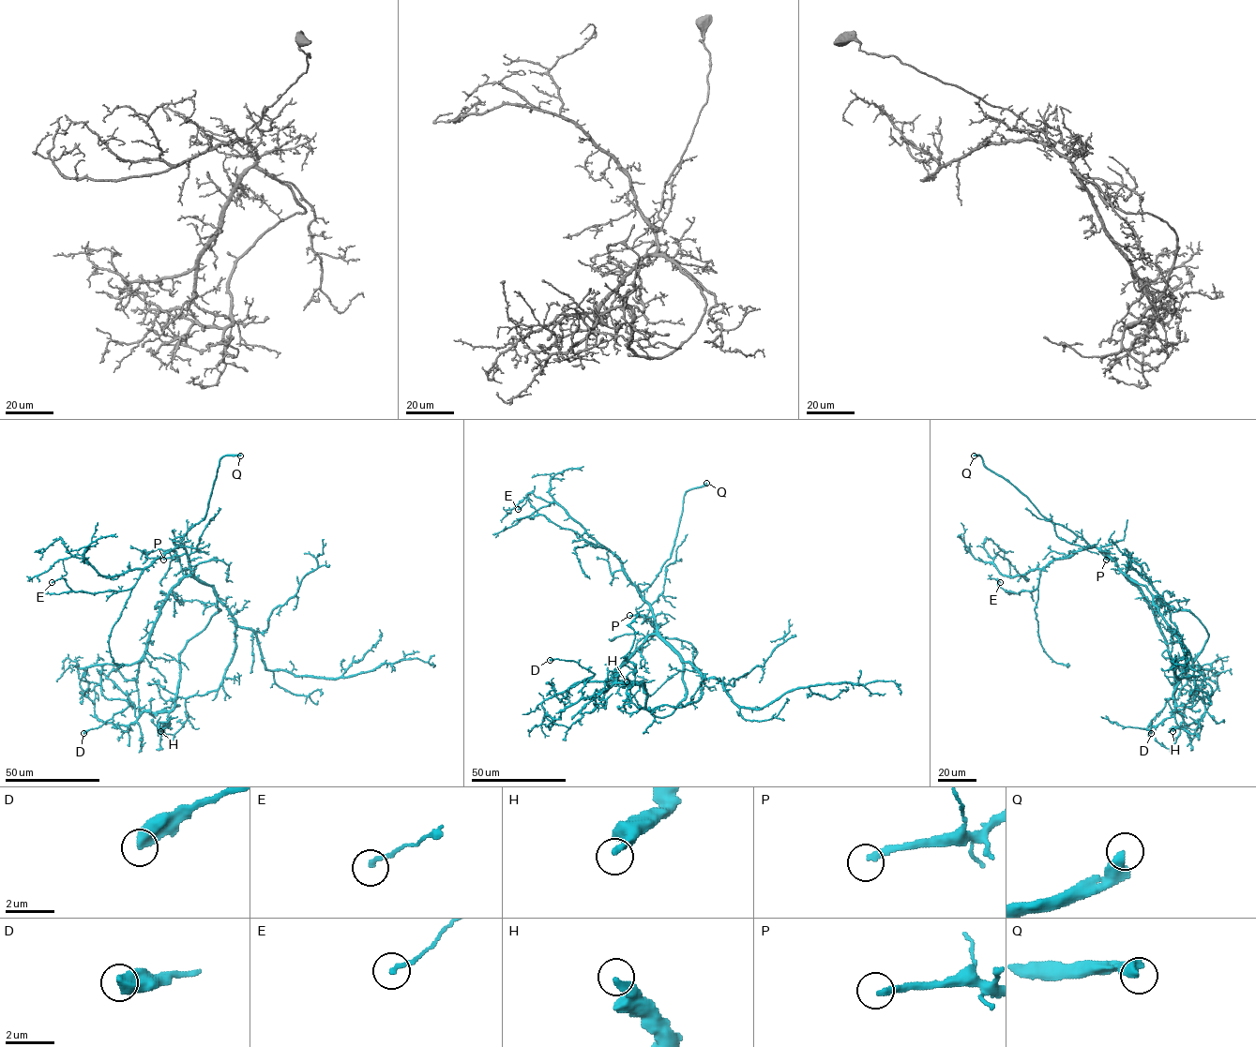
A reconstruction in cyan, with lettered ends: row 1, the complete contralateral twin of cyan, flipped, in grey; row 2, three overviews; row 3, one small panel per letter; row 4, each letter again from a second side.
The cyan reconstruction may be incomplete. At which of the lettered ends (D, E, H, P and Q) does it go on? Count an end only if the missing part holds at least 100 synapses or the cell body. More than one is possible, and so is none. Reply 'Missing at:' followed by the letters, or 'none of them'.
Missing at: P, Q

